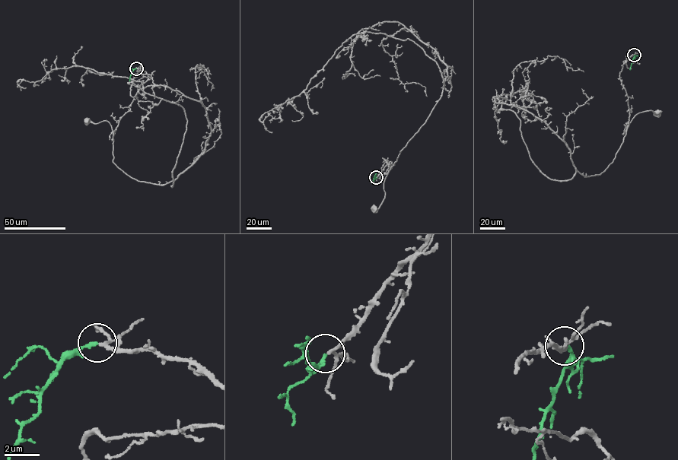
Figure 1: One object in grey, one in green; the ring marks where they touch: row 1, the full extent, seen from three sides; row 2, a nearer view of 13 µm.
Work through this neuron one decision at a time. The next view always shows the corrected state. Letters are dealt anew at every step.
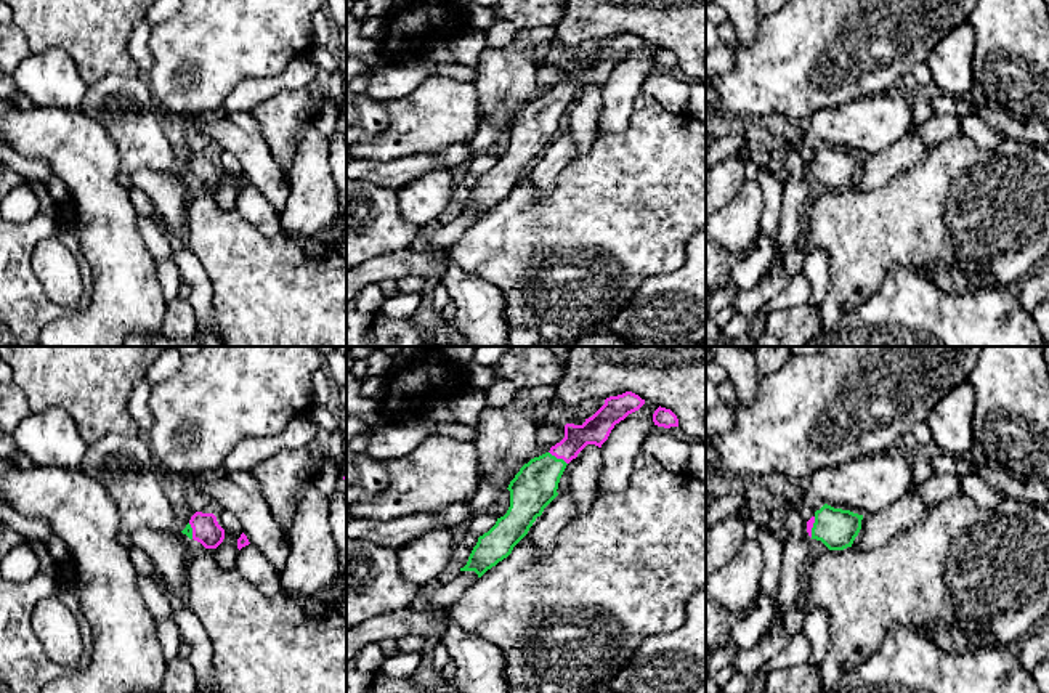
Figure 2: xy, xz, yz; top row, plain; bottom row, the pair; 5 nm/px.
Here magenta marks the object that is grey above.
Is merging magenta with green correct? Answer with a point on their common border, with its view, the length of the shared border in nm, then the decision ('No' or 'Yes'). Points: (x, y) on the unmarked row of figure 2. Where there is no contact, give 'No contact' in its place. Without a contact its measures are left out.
Touches magenta at xz (558, 98). Shared border 120 nm. Yes

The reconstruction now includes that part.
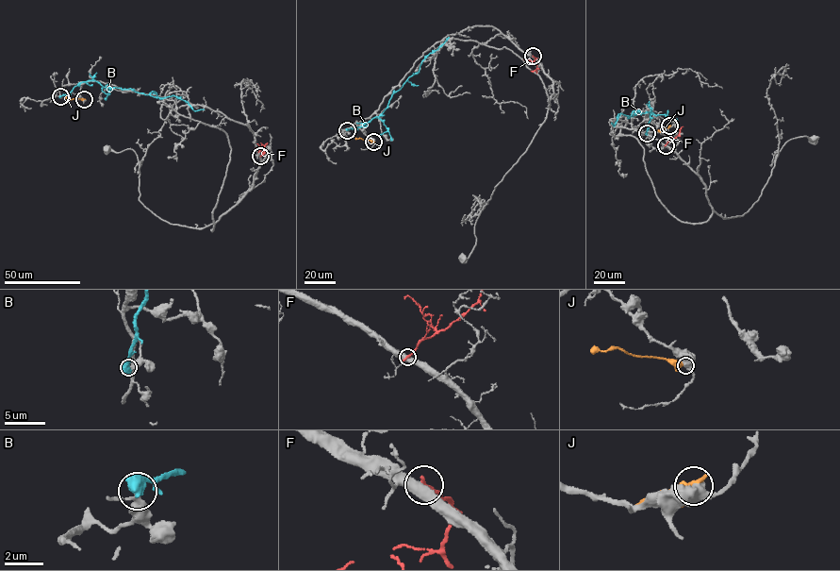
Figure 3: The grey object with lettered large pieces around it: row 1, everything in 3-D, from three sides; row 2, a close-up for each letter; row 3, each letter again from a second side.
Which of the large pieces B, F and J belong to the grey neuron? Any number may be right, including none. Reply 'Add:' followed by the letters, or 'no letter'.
Add: no letter

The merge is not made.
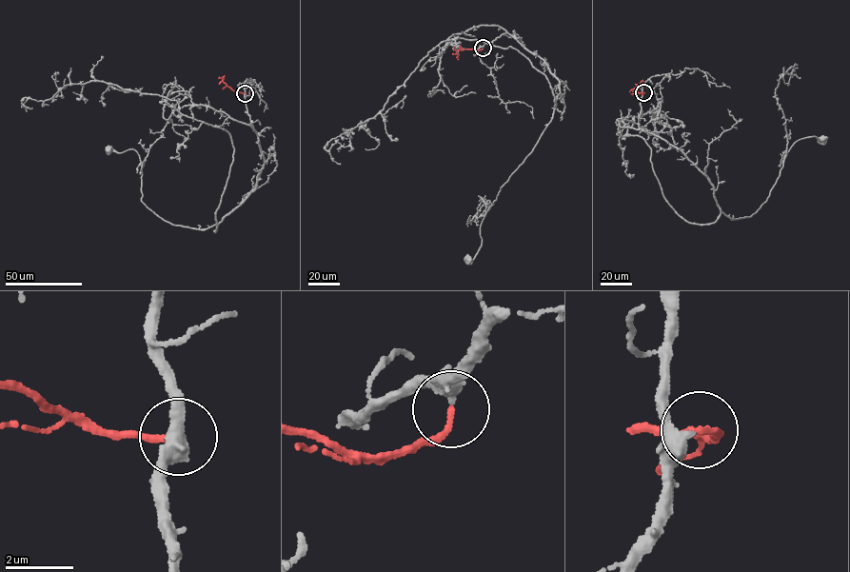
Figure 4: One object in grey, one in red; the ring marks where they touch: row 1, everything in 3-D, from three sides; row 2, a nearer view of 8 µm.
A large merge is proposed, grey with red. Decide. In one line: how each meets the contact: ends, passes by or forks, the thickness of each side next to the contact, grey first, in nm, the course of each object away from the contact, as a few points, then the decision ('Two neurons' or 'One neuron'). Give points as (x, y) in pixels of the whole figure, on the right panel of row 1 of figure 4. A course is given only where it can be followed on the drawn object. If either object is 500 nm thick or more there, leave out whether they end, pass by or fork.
At the ring grey passes by. At the ring red ends. Thickness 360 nm (grey) against 170 nm. Course of grey: (643, 92), (639, 128), (681, 149), (707, 176), (721, 212), (735, 219), (766, 201), (796, 142), (821, 140). Course of red: (643, 92), (639, 93), (634, 89), (643, 82). One neuron

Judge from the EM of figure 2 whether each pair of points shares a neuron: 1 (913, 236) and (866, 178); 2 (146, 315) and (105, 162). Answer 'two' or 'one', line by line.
1: two
2: one

